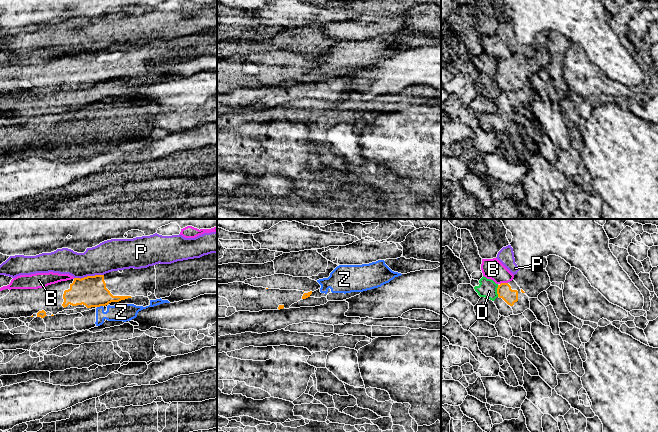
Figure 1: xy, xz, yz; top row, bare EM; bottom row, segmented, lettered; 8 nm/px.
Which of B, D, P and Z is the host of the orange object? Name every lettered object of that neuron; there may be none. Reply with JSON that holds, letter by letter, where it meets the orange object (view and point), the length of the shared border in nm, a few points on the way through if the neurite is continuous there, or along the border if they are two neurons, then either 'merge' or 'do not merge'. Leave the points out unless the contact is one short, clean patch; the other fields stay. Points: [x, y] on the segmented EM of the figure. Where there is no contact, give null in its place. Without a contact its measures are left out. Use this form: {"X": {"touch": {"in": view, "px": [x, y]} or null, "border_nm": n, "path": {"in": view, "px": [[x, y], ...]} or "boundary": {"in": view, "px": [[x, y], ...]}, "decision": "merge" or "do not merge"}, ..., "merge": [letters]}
{"B": {"touch": {"in": "yz", "px": [503, 283]}, "border_nm": 70, "boundary": {"in": "yz", "px": [[507, 282], [500, 284]]}, "decision": "do not merge"}, "D": {"touch": {"in": "yz", "px": [497, 291]}, "border_nm": 100, "boundary": {"in": "yz", "px": [[498, 285], [497, 296]]}, "decision": "do not merge"}, "P": {"touch": {"in": "xy", "px": [88, 276]}, "border_nm": 240, "boundary": {"in": "xy", "px": [[103, 274], [74, 278]]}, "decision": "do not merge"}, "Z": {"touch": {"in": "xy", "px": [99, 306]}, "border_nm": 50, "boundary": {"in": "xy", "px": [[102, 305], [97, 307]]}, "decision": "do not merge"}, "merge": []}

